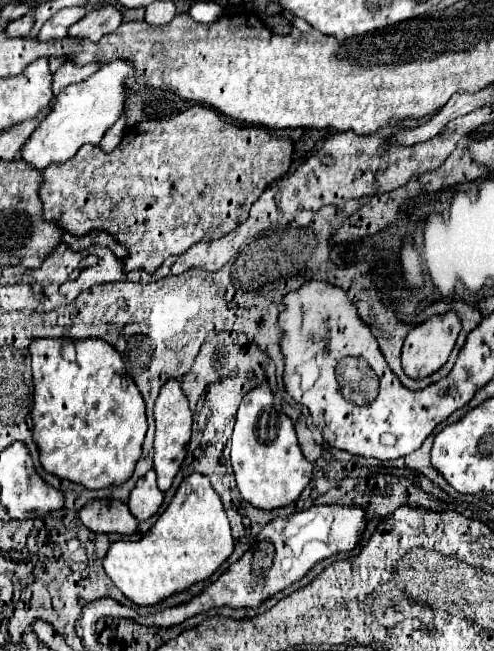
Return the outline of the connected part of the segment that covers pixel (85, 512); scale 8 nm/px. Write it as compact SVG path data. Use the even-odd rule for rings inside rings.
M114 499L90 501L78 515L84 527L88 527L92 533L132 535L138 527L138 521L130 513L128 505Z

